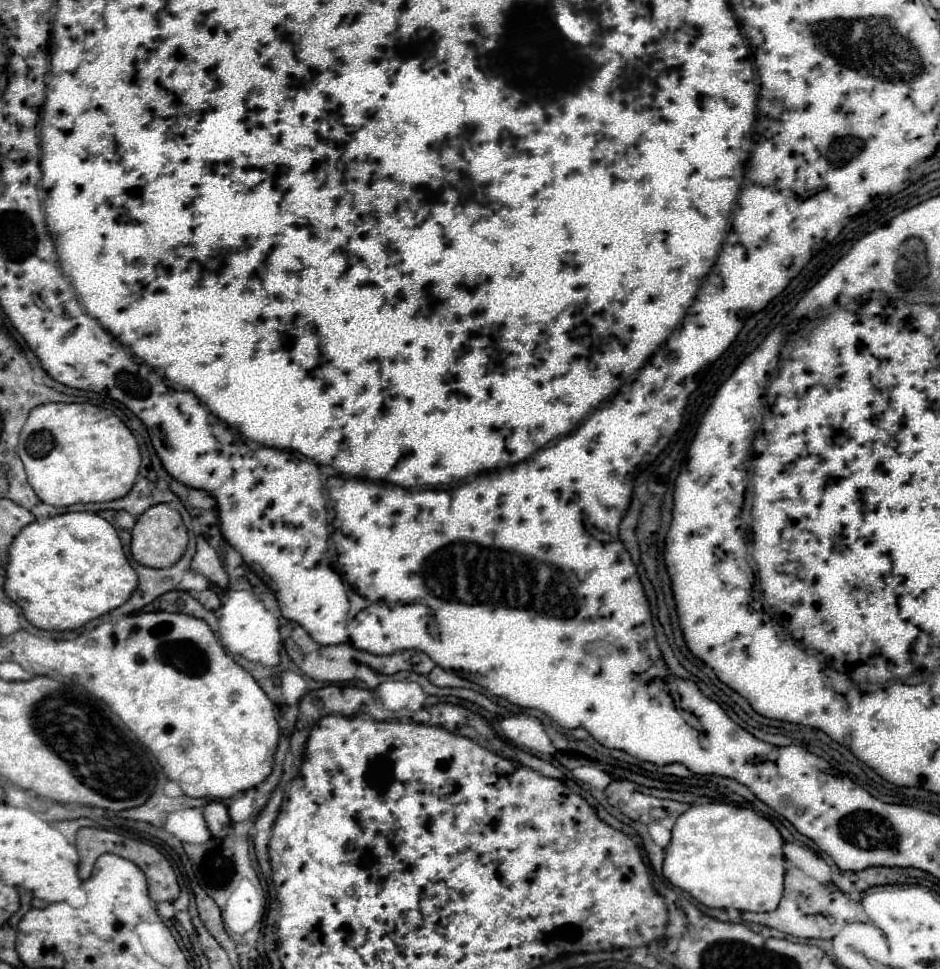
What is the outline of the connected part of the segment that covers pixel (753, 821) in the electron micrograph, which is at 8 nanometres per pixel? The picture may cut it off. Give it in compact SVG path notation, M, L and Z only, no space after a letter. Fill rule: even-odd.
M701 804L691 806L683 812L675 826L669 848L665 850L663 874L665 878L689 892L695 900L709 908L735 908L739 912L773 912L783 896L783 876L785 876L785 856L783 838L779 830L763 816L749 808L739 808L731 804Z

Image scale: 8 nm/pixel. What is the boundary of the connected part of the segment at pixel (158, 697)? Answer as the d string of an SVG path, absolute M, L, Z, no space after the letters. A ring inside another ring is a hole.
M141 612L141 614L129 614L129 616L125 616L125 618L121 618L119 622L115 622L115 624L111 624L111 622L105 622L105 624L99 624L97 628L93 628L93 630L87 630L87 632L83 632L81 636L77 636L75 640L61 640L63 644L57 644L57 646L63 646L63 652L61 652L61 656L59 656L59 650L55 650L55 652L49 652L49 668L53 670L53 672L57 672L57 674L61 674L61 676L67 676L67 678L71 678L71 680L75 680L77 684L81 684L89 694L93 694L95 698L101 698L123 722L125 722L125 726L153 752L153 756L155 756L155 760L159 762L159 766L163 768L163 772L167 774L167 778L169 780L175 780L179 786L181 786L181 790L183 790L183 794L185 796L191 796L191 798L211 798L211 800L223 800L223 798L231 798L231 796L235 796L235 794L239 794L239 792L245 792L245 790L249 790L249 788L255 788L257 784L261 784L269 774L271 774L271 770L273 770L273 754L275 754L275 750L277 750L277 746L280 738L280 729L276 718L276 710L273 702L267 698L267 694L259 688L259 684L253 680L253 676L247 672L247 670L243 670L227 652L225 652L225 648L221 646L221 642L215 638L215 634L211 632L211 628L207 626L207 622L203 622L203 620L199 620L199 618L195 618L195 616L187 616L187 614L171 614L171 612Z

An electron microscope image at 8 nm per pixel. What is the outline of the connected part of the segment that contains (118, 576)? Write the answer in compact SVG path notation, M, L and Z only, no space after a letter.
M67 512L27 524L11 542L5 570L5 594L21 606L29 624L41 630L75 630L85 622L125 604L135 590L137 576L127 562L115 528L93 512Z

